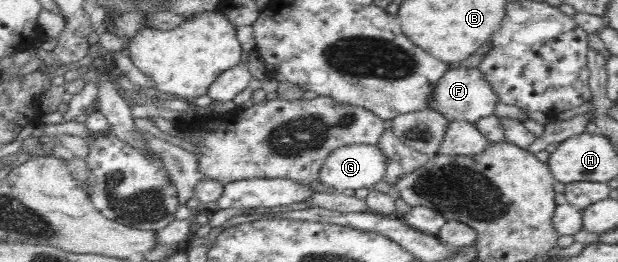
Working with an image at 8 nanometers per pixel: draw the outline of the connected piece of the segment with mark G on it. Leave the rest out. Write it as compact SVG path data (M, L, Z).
M353 144L336 149L325 159L318 180L330 191L352 192L383 181L387 156L377 144Z

